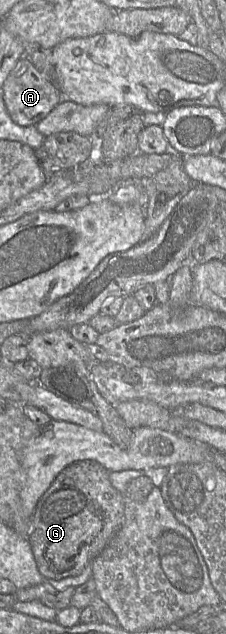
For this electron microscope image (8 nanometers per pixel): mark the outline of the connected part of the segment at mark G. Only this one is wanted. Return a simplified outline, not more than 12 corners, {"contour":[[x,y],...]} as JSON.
{"contour":[[98,462],[64,468],[27,538],[45,580],[76,576],[120,530]]}

